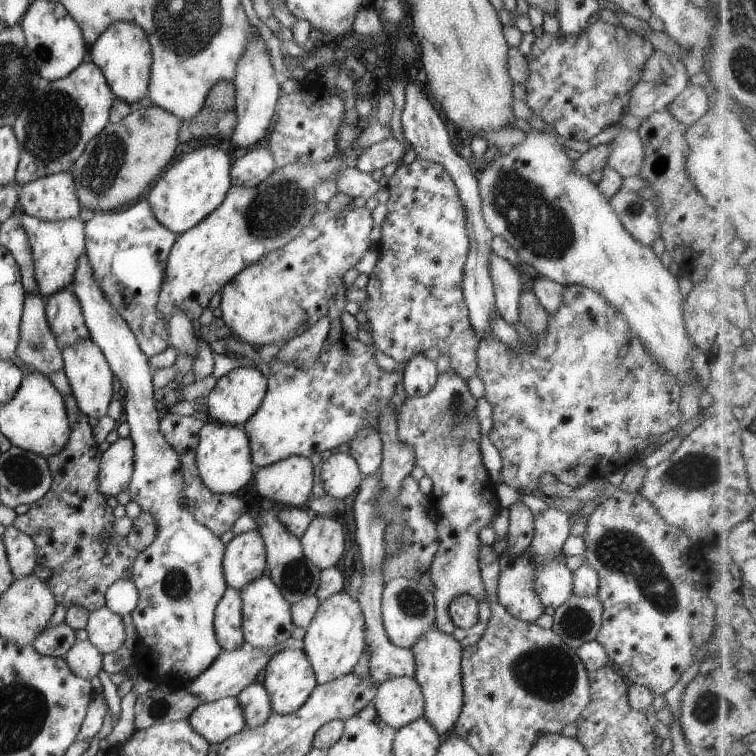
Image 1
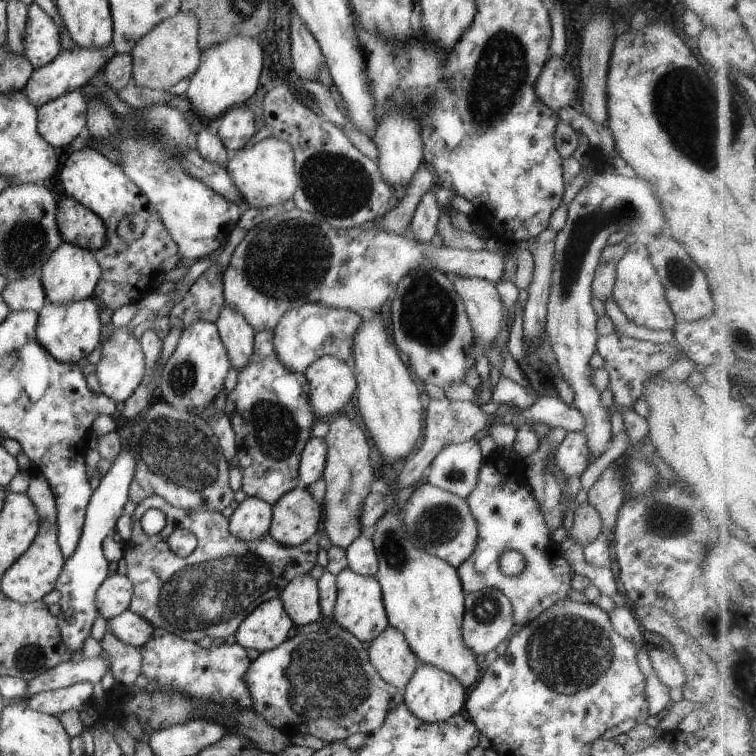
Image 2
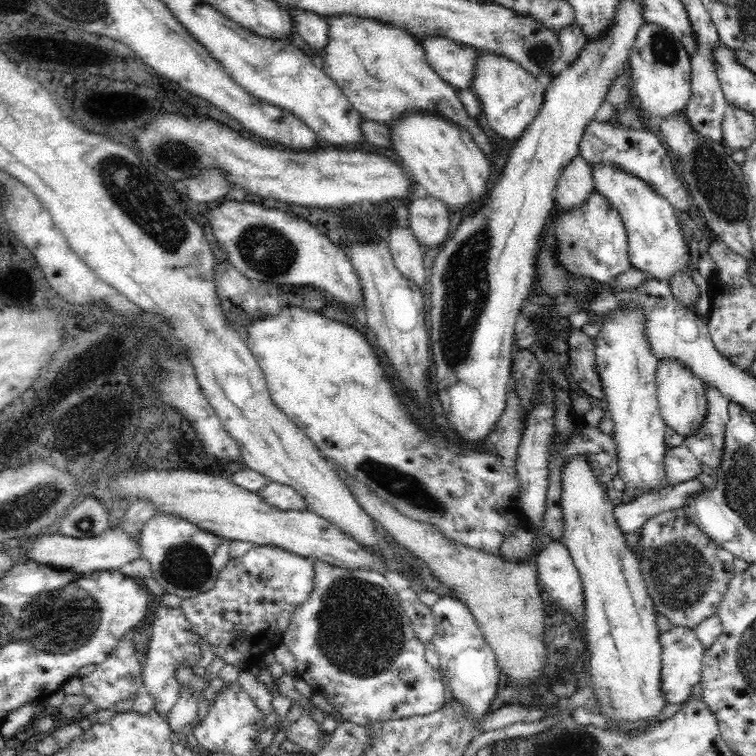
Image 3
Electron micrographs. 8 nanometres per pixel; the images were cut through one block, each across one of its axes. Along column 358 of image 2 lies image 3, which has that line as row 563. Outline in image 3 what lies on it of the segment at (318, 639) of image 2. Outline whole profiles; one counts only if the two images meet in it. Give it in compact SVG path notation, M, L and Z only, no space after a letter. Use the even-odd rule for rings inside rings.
M680 508L656 514L641 528L642 558L639 558L641 573L659 614L667 616L674 627L691 629L705 618L718 615L719 604L735 575L732 565L734 555L710 540L696 527L696 523L690 523L690 519L686 519L684 511Z

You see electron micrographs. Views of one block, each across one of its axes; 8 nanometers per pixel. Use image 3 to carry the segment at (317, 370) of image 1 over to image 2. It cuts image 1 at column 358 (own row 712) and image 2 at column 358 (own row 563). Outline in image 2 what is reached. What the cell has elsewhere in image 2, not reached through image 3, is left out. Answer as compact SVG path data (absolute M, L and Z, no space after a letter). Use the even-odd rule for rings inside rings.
M305 302L293 310L287 310L273 328L273 348L279 362L291 370L304 374L310 362L321 356L333 356L351 364L353 332L359 328L361 317L353 311L325 308L319 302Z

